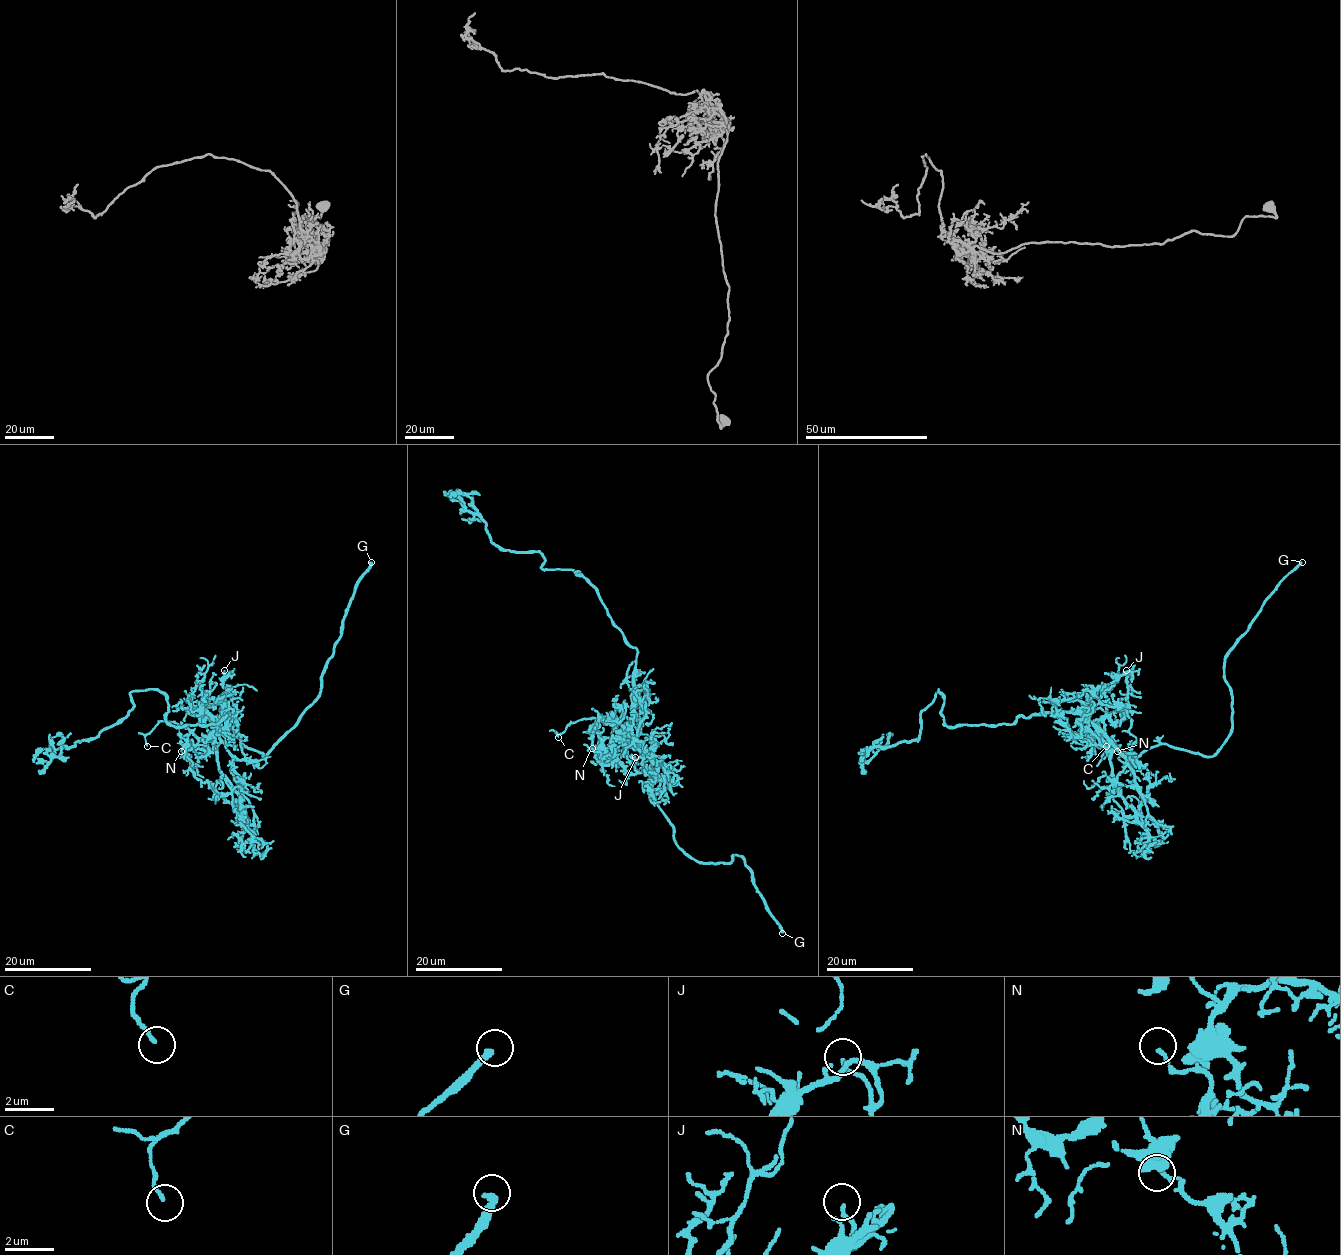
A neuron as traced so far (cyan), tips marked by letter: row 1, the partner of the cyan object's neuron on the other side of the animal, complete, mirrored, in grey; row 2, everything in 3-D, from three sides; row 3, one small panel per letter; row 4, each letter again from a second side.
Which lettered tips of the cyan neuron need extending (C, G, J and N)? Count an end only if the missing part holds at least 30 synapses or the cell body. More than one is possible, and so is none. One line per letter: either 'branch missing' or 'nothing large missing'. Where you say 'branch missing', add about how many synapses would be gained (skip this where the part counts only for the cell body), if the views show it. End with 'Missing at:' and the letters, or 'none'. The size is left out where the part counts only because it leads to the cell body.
C: nothing large missing
G: branch missing
J: nothing large missing
N: nothing large missing
Missing at: G

